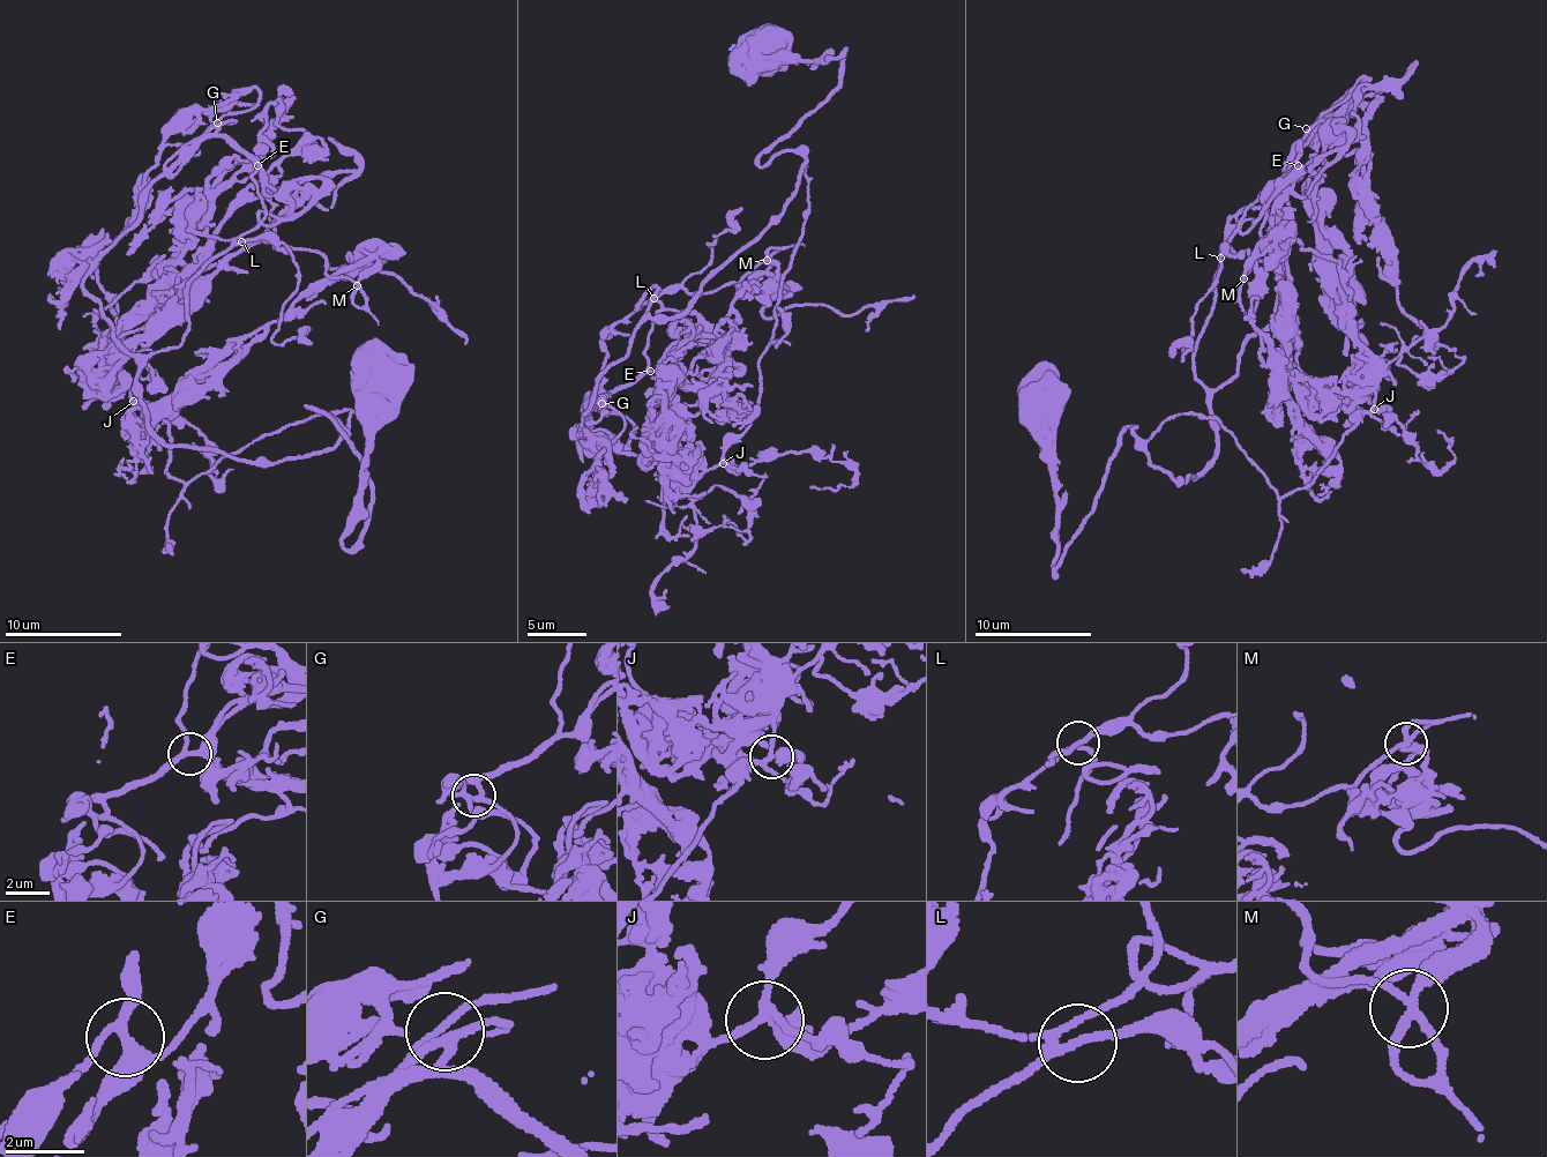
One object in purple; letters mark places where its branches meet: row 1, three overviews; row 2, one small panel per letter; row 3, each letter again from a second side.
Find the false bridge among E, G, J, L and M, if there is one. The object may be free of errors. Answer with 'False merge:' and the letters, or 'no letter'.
False merge: no letter

